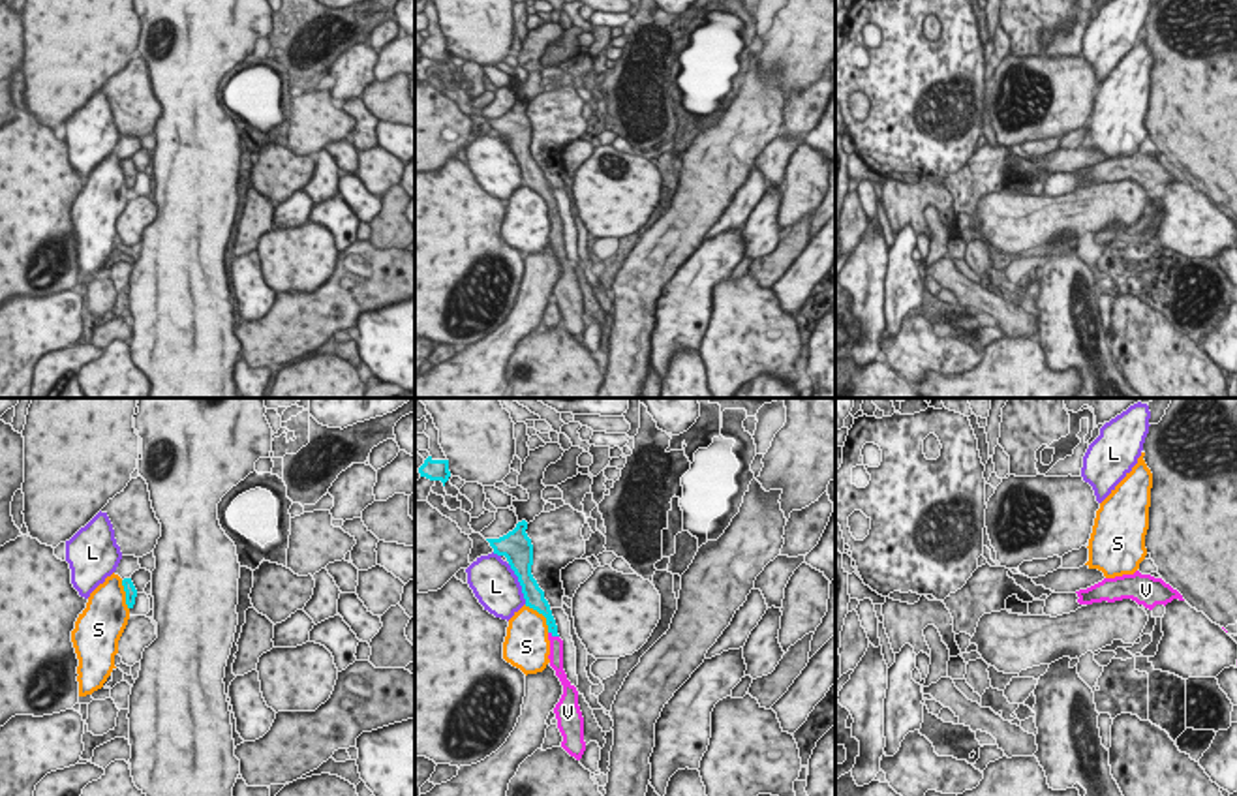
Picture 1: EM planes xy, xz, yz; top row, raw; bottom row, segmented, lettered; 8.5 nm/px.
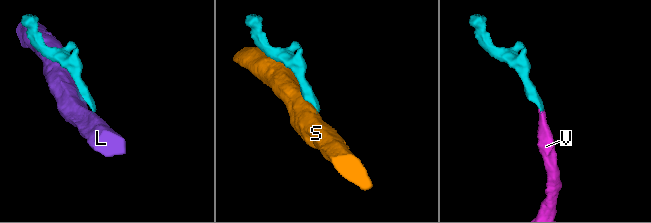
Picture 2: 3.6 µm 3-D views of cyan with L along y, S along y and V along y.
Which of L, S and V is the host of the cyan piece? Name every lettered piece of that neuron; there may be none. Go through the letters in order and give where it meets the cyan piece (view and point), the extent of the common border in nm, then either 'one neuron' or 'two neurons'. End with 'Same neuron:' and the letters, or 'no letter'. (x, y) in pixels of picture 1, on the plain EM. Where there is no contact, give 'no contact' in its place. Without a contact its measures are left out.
L: contact xz (520, 164); length 380 nm; two neurons
S: contact xz (541, 192); length 320 nm; two neurons
V: contact xz (554, 214); length 110 nm; one neuron
Same neuron: V

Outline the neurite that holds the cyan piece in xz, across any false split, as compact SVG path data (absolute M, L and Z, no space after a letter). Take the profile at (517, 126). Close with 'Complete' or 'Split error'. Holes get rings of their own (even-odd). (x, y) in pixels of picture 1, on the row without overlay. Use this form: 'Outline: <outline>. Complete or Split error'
Outline: M522 100L507 115L499 118L486 118L486 120L494 128L494 133L507 137L511 148L514 150L522 165L526 186L537 190L546 197L548 220L550 220L548 238L550 238L550 246L556 250L556 255L563 265L563 274L554 287L557 308L563 315L561 327L571 336L580 340L586 330L586 321L584 321L584 297L578 285L578 270L567 259L567 253L563 250L563 220L557 214L557 205L552 195L550 184L544 178L544 171L539 167L537 160L531 154L533 124L526 109L527 109L527 101Z. Split error.

